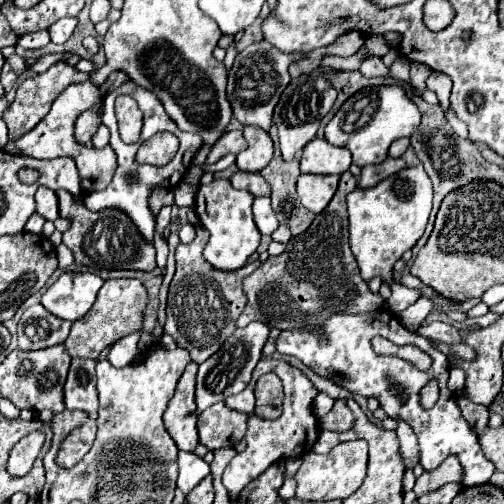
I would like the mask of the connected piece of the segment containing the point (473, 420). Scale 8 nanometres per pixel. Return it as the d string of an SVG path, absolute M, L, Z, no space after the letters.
M466 394L458 398L458 406L460 406L460 412L466 416L468 424L474 424L474 430L478 430L478 434L482 434L488 428L488 408L486 406L474 404L470 398L466 398Z

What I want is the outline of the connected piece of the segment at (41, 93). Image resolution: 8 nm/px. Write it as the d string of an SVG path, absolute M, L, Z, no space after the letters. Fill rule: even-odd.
M56 62L46 74L36 74L36 76L32 76L32 78L26 78L26 80L18 86L14 102L10 104L10 108L8 108L8 110L4 112L4 116L2 116L2 120L8 124L8 130L10 130L8 136L10 136L10 140L20 138L22 134L30 132L30 130L48 114L52 102L56 100L56 96L58 96L68 84L72 84L72 82L84 82L86 78L88 78L88 74L78 72L74 66L68 66L66 62ZM20 112L24 112L24 114L20 114ZM24 126L26 126L26 128L24 128Z

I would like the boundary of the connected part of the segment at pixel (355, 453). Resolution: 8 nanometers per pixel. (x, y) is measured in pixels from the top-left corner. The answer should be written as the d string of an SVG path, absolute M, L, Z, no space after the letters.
M364 440L338 444L328 454L308 452L296 474L294 498L298 500L336 500L336 498L344 500L360 488L366 476L366 464L368 464L368 444Z

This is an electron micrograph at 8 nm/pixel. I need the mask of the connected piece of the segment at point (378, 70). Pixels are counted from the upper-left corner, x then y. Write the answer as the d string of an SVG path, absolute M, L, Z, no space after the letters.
M375 55L367 57L359 67L359 71L369 78L389 76L388 67L385 66L380 57Z

